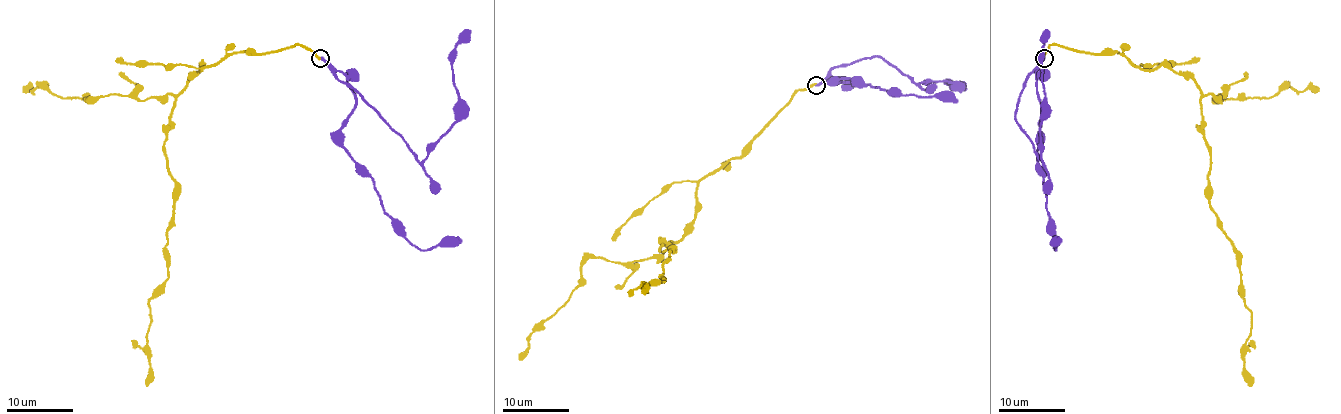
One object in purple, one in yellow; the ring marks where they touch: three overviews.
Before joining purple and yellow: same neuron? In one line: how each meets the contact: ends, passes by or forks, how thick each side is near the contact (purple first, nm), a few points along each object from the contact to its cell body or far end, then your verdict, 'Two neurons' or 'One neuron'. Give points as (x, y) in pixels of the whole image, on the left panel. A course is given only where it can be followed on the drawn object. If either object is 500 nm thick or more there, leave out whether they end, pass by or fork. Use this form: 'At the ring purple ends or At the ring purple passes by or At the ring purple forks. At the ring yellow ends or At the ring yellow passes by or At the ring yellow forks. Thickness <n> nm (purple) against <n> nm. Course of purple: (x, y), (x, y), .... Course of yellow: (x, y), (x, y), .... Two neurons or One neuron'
At the ring purple ends. At the ring yellow ends. Thickness 340 nm (purple) against 260 nm. Course of purple: (320, 58), (421, 162), (456, 120), (452, 50), (471, 30). Course of yellow: (319, 58), (300, 45), (229, 53), (175, 101), (163, 145), (175, 183), (168, 279), (148, 302), (147, 385). Two neurons

